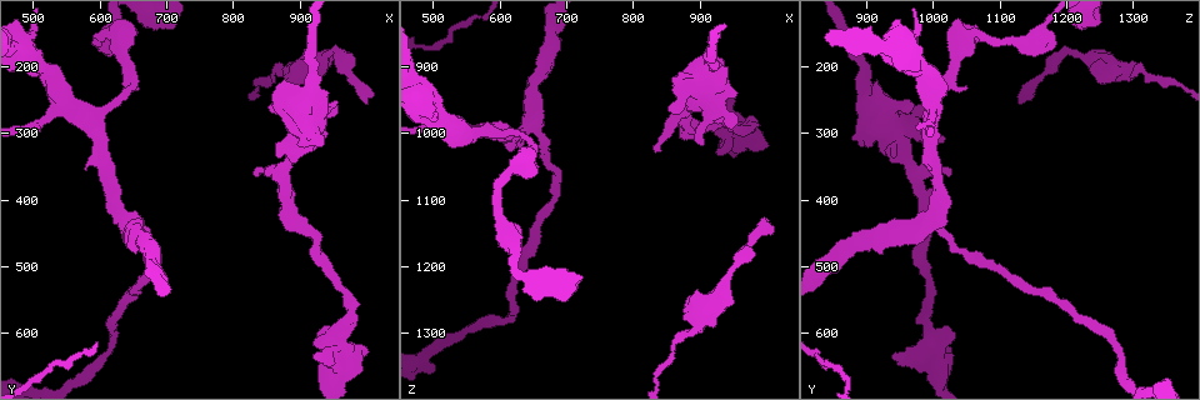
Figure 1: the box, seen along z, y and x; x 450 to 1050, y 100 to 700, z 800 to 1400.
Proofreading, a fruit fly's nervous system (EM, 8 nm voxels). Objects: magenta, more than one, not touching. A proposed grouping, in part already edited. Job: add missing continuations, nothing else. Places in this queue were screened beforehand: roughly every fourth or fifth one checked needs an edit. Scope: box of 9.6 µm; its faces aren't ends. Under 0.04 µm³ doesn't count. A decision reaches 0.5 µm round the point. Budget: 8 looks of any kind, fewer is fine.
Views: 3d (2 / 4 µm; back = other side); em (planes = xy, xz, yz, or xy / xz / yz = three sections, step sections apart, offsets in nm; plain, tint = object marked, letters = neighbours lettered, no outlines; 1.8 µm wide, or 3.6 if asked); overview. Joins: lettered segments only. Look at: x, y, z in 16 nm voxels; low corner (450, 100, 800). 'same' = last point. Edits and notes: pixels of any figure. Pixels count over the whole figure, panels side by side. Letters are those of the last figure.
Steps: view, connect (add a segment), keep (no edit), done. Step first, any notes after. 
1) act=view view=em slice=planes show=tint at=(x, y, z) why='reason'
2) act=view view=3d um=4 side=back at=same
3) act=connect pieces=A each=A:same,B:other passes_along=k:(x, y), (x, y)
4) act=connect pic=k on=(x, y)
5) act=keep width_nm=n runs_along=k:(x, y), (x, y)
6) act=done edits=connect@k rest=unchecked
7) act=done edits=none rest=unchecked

act=view view=em slice=planes show=letters at=(865, 335, 935) why='an open end'

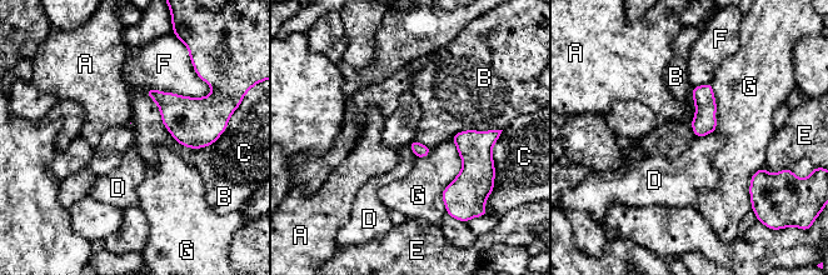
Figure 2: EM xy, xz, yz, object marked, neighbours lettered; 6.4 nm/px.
act=keep each=A:other,B:other,C:other,D:other,E:other,F:other,G:other border=2:(146, 88), (179, 143), (213, 144) found='none of them fits'

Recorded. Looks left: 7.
act=view view=3d um=2 at=(925, 610, 1025) why='an open end'

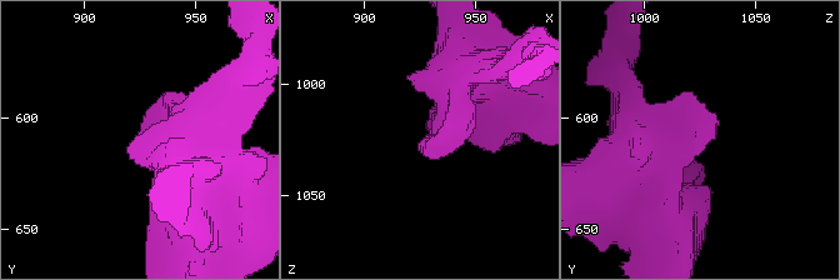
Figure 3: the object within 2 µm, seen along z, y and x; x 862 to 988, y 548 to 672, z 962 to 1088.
act=view view=em slice=planes show=letters at=(926, 614, 1027) why='shape alone is not enough'

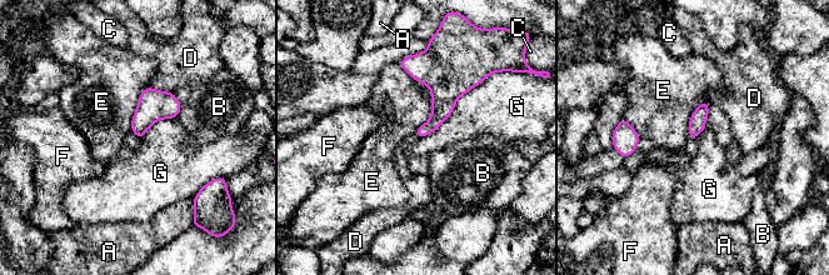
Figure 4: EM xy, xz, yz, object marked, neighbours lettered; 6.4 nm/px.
act=keep longest_contact=G:550nm each=A:other,B:other,C:other,D:other,E:other,F:other,G:other border=4:(483, 81), (419, 139) found='none of them fits'

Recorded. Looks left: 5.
act=view view=3d um=2 at=(945, 265, 995) why='free end'

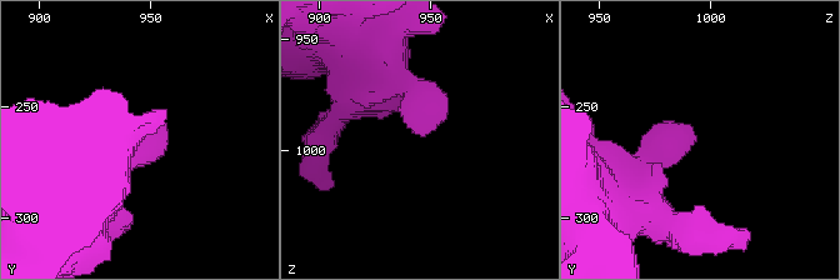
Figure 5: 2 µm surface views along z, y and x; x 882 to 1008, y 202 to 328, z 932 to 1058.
act=view view=em slice=xy step=16 show=plain at=(944, 264, 992) why='need the tissue'

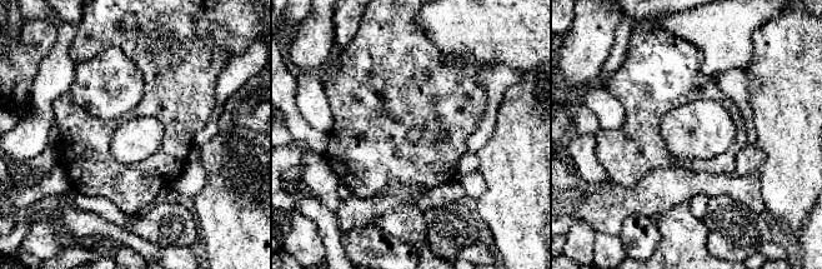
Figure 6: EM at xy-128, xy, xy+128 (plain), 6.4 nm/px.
act=view view=em slice=xy step=16 show=letters at=same why='what lies round it'

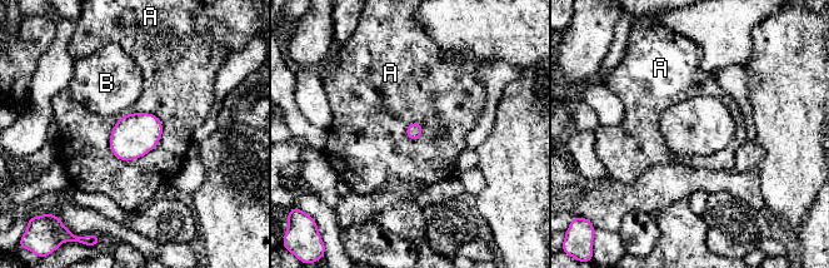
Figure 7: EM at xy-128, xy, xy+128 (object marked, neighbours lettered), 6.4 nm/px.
act=keep each=A:other,B:other border=7:(160, 119), (145, 154), (111, 153) found='no lettered segment goes on from it'

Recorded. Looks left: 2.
act=done edits=none rest=unchecked

